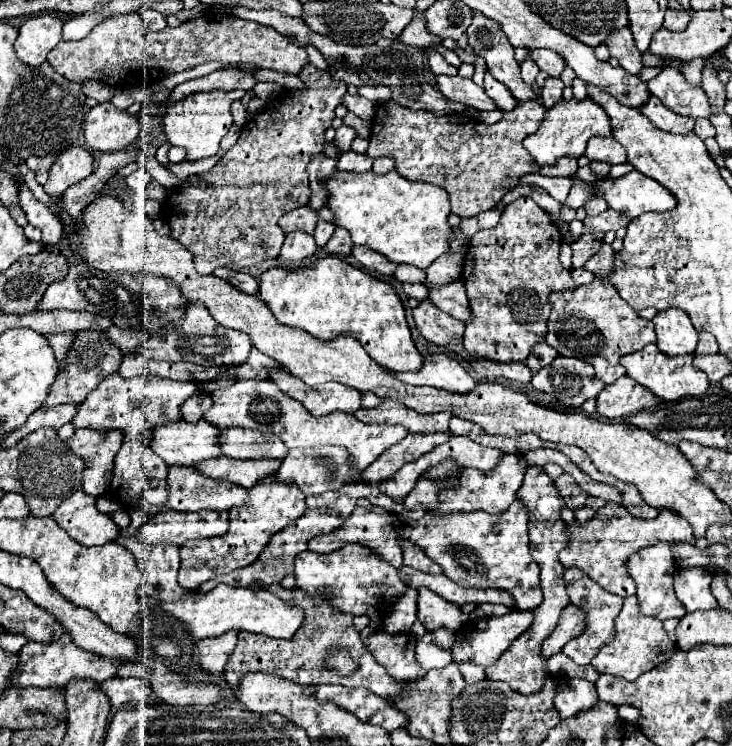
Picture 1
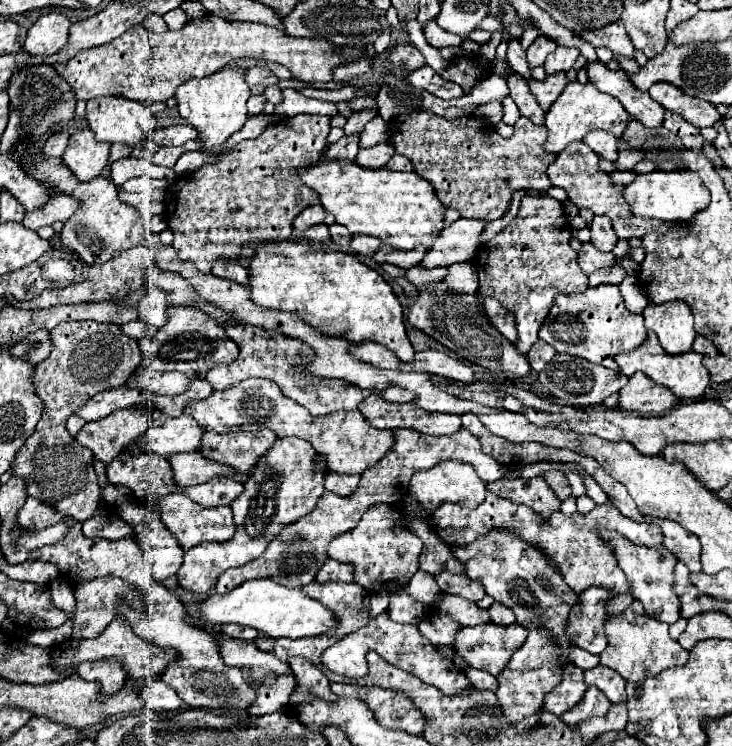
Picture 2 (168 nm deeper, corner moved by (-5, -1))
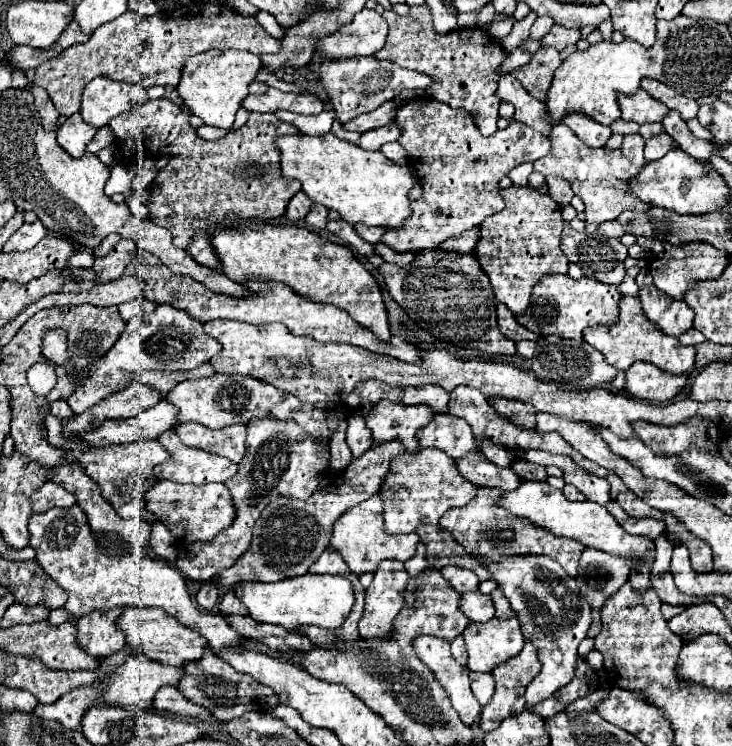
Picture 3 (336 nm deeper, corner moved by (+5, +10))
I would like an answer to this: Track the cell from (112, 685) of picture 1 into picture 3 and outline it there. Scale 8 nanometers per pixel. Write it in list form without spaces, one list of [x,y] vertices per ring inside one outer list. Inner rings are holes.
[[[164,685],[164,689],[158,689],[158,693],[154,697],[154,707],[172,711],[172,713],[178,713],[184,717],[200,717],[200,719],[212,721],[212,715],[204,707],[182,697],[178,687],[174,687],[174,685]]]

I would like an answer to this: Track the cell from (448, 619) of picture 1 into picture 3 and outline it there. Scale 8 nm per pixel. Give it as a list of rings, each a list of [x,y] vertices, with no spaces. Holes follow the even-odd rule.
[[[478,591],[464,593],[460,597],[460,611],[466,613],[466,617],[476,623],[486,623],[494,617],[494,605],[490,595],[482,595]]]

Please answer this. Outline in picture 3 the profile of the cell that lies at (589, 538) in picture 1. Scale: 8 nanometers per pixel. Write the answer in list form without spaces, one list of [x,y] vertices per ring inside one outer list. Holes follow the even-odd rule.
[[[480,487],[478,495],[468,505],[448,509],[448,513],[444,513],[438,525],[444,527],[448,533],[452,533],[454,541],[460,543],[474,557],[486,557],[490,561],[496,561],[500,559],[500,555],[528,555],[528,553],[548,555],[550,559],[558,561],[568,575],[576,577],[584,545],[568,537],[554,537],[554,533],[548,533],[548,529],[540,529],[540,525],[532,525],[522,517],[512,517],[512,513],[508,513],[504,507],[498,505],[500,495],[502,495],[500,489]]]

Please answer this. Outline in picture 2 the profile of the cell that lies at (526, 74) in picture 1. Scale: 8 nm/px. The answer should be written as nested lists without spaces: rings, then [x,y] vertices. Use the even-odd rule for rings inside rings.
[[[540,34],[540,36],[532,42],[532,46],[526,50],[526,52],[528,52],[528,64],[530,64],[530,66],[542,66],[544,60],[546,60],[546,56],[548,56],[550,52],[554,52],[556,46],[558,46],[558,44],[556,44],[554,40],[550,40],[550,38],[546,38],[546,36]]]

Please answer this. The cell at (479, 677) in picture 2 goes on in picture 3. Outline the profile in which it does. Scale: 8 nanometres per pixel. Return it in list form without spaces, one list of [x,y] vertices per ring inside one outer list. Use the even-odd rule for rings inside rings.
[[[470,673],[472,693],[480,705],[486,705],[494,693],[494,677],[490,673]]]

